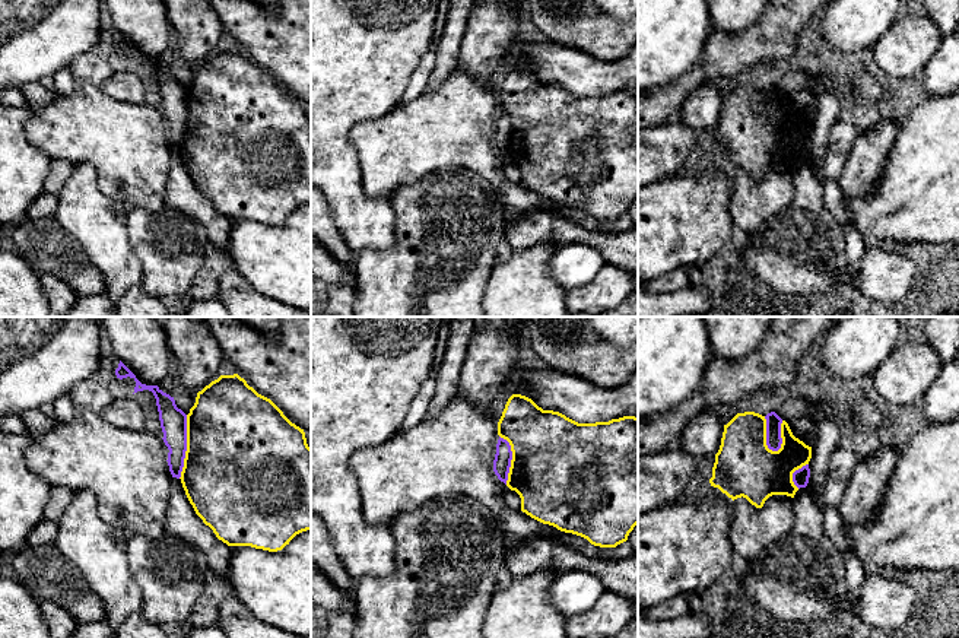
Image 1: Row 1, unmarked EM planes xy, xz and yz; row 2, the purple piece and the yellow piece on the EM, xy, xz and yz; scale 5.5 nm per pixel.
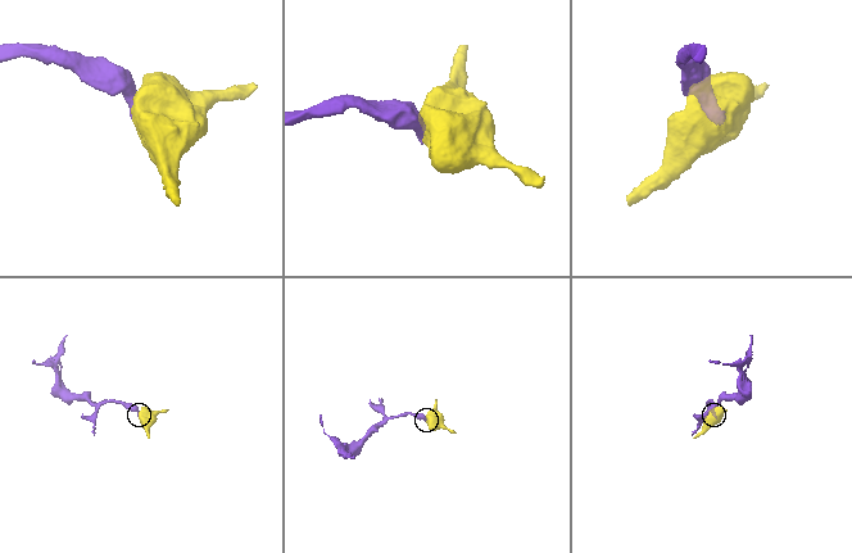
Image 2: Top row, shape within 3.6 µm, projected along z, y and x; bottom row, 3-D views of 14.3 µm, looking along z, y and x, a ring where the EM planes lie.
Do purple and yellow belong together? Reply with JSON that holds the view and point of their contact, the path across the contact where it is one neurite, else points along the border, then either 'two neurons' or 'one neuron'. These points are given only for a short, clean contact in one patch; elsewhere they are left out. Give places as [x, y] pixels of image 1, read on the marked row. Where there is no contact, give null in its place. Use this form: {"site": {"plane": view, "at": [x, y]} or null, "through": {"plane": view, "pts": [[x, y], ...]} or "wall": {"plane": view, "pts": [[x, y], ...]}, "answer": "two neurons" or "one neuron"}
{"site": {"plane": "yz", "at": [767, 437]}, "wall": {"plane": "yz", "pts": [[764, 416], [765, 444], [777, 451]]}, "answer": "two neurons"}

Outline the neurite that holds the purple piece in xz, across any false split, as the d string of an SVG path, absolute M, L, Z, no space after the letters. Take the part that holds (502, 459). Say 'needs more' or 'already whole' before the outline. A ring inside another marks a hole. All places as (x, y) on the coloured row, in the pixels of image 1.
already whole; M499 437L496 444L496 454L493 460L493 472L498 476L498 479L505 485L508 480L511 460L512 460L511 445L507 439Z

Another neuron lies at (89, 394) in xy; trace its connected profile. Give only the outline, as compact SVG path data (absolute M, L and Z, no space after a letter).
M88 378L80 381L67 397L73 403L77 415L82 412L102 415L102 412L114 401L117 393L108 385L104 385L93 378Z

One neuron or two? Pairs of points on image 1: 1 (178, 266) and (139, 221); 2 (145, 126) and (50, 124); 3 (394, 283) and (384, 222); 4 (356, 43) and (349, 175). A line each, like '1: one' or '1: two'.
1: one
2: one
3: two
4: one

